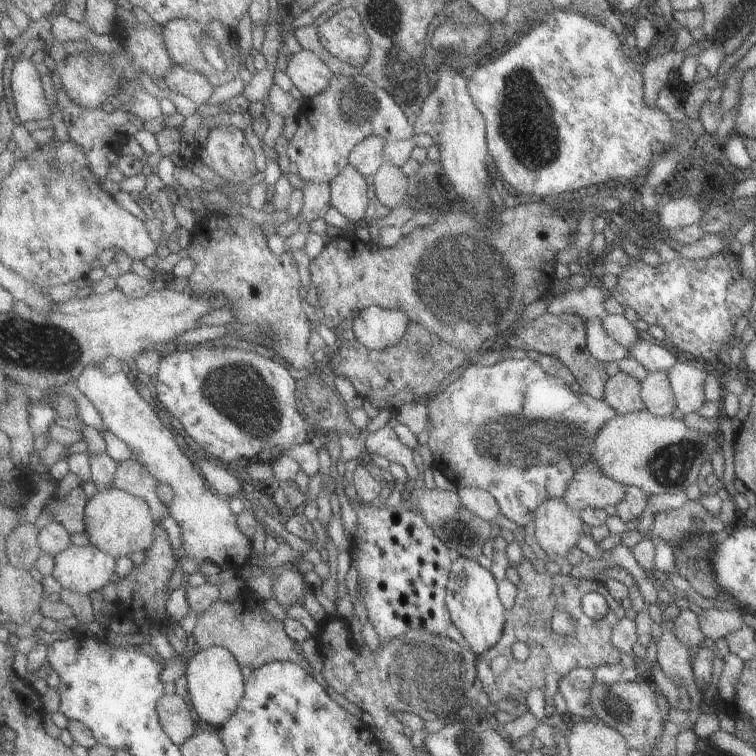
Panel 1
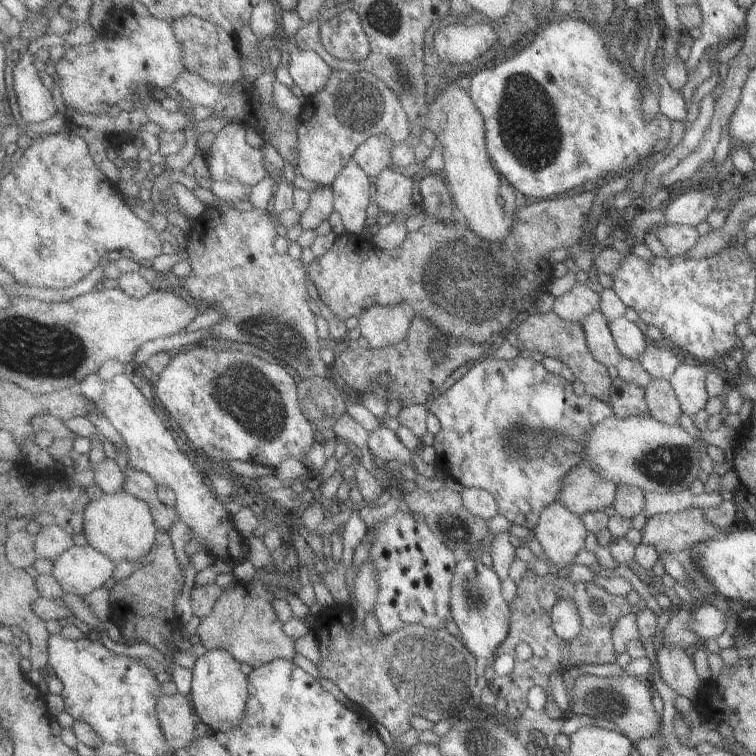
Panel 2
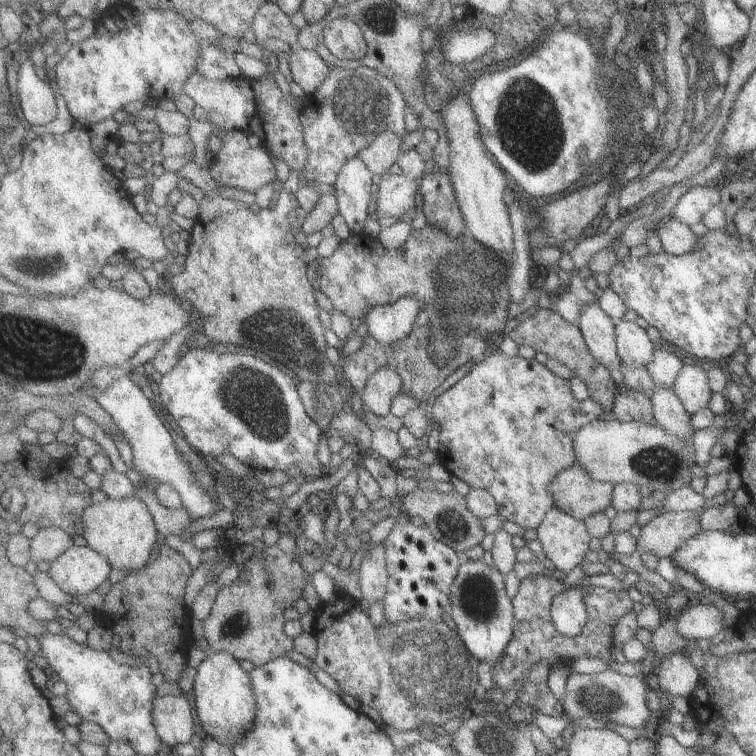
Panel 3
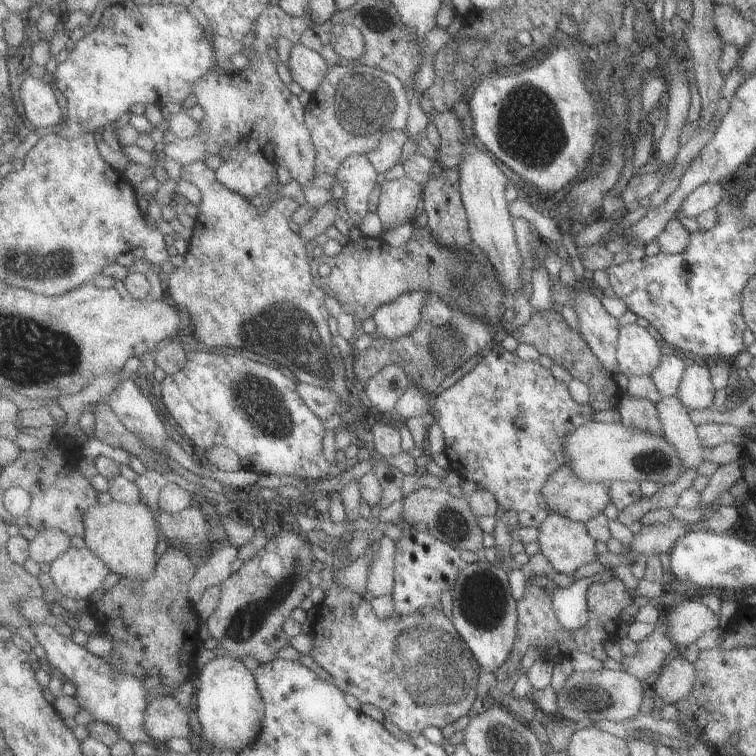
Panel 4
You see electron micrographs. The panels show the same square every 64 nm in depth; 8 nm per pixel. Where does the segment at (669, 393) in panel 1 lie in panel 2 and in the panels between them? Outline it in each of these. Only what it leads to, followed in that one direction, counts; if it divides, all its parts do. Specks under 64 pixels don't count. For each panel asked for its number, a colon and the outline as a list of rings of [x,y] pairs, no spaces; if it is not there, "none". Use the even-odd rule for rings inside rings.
2: [[[653,378],[645,388],[645,398],[649,402],[649,414],[665,424],[679,424],[683,412],[679,396],[673,388],[673,382],[667,378]]]

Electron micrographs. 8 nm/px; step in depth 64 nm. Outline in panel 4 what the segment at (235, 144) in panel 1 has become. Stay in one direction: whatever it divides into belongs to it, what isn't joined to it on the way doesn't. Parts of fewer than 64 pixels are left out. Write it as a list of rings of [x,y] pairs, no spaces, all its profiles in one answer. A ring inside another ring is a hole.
[[[245,138],[229,150],[231,156],[223,160],[221,166],[215,170],[217,180],[225,188],[243,194],[245,198],[261,196],[277,174],[275,162],[271,162],[261,150],[249,152]]]

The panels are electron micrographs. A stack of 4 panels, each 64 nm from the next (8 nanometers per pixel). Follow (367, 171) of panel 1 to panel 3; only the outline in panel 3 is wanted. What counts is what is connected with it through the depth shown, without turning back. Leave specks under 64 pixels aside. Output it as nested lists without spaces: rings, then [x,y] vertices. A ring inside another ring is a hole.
[[[385,132],[379,138],[375,138],[371,146],[363,148],[363,152],[359,152],[357,158],[361,158],[373,170],[373,174],[383,176],[393,164],[397,164],[403,142],[405,138],[399,138],[393,132]]]

